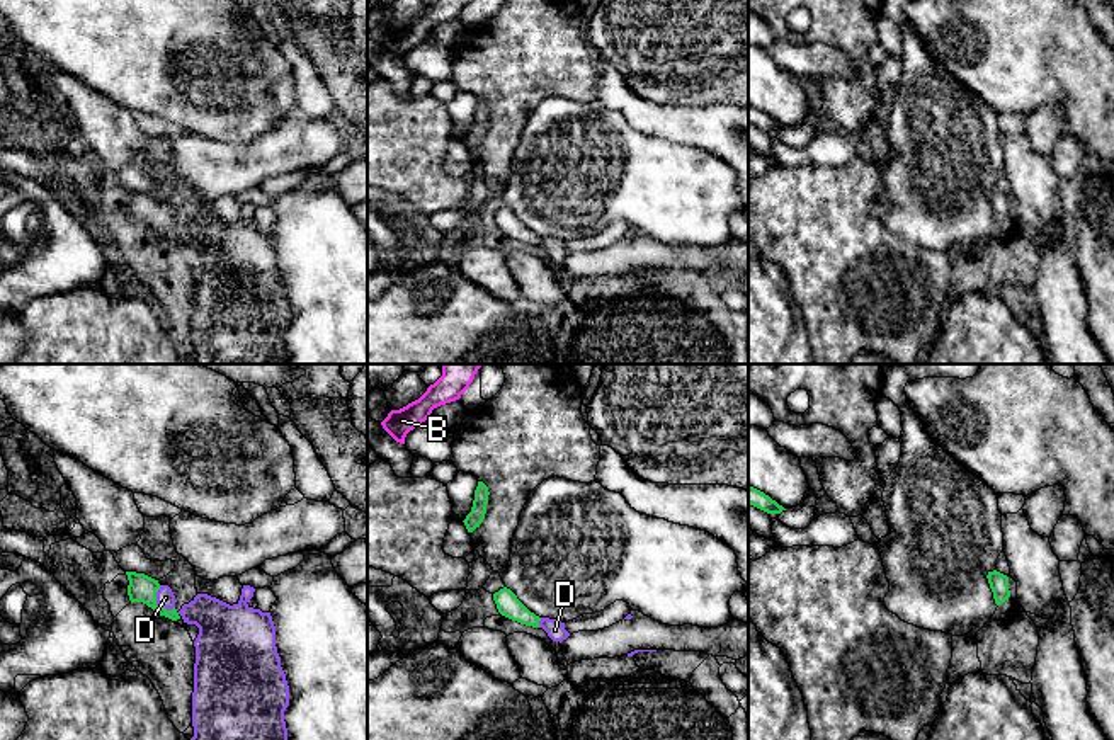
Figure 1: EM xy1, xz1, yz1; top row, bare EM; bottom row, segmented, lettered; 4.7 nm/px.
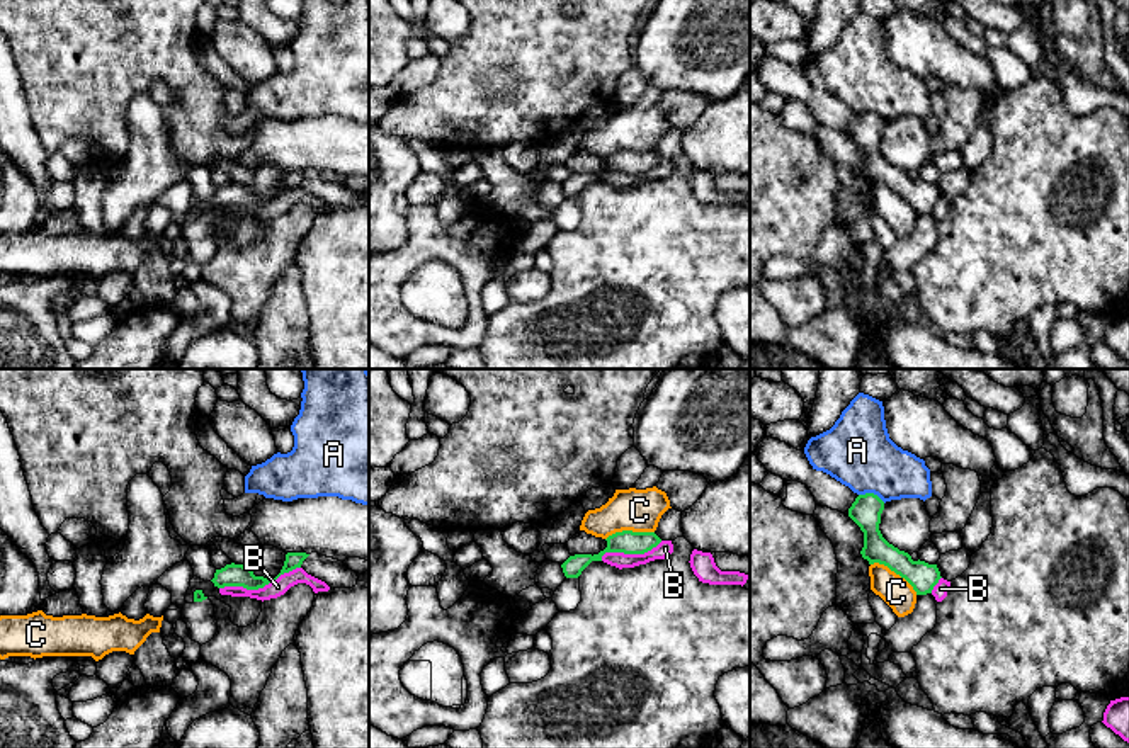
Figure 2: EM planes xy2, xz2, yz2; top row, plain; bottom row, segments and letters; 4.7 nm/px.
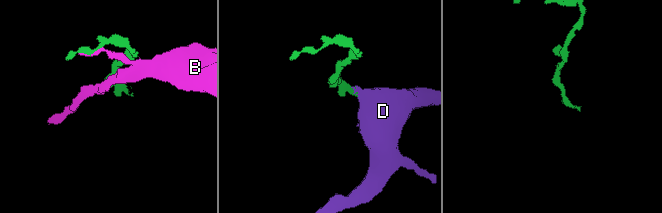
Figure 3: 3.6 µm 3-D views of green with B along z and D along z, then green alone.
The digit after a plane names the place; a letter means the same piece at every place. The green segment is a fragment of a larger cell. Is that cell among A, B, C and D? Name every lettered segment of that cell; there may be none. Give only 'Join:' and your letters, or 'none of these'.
Join: D

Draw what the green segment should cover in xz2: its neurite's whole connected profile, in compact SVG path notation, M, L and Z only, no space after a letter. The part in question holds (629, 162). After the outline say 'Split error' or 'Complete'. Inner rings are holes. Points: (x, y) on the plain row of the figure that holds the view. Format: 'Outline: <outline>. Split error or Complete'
Outline: M633 150L616 151L609 155L605 160L607 167L599 173L570 175L561 184L564 196L578 197L592 180L602 180L602 175L605 172L644 173L661 162L661 158L655 151L633 151Z. Complete

